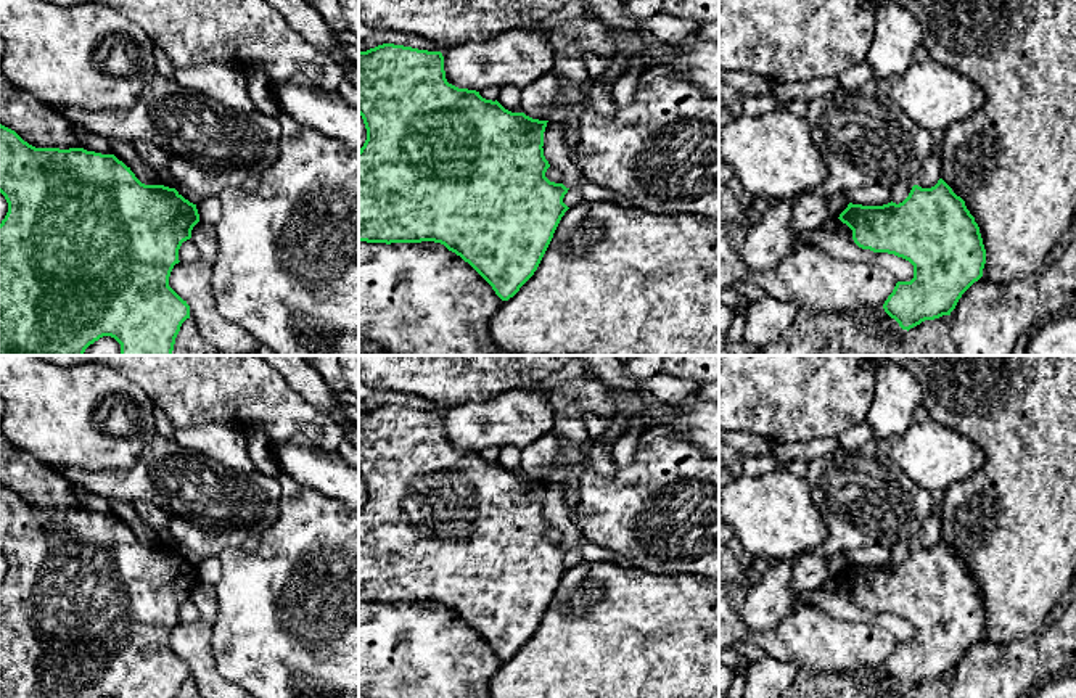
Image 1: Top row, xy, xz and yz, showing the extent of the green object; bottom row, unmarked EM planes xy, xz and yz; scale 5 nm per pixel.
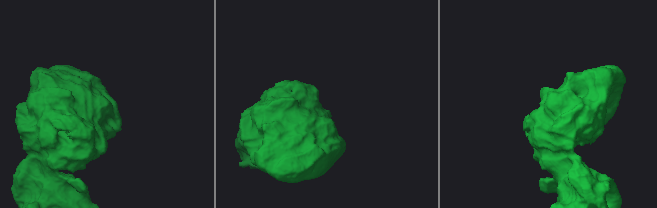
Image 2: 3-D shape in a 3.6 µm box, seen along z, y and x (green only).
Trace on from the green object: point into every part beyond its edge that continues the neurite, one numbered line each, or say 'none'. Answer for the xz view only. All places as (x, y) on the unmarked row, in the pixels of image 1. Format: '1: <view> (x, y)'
none

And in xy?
none

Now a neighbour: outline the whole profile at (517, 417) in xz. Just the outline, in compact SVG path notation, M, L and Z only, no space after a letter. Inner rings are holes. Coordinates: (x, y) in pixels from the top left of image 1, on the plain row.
M523 389L505 391L491 402L450 407L442 417L447 442L476 452L507 445L523 449L555 428L548 397Z

